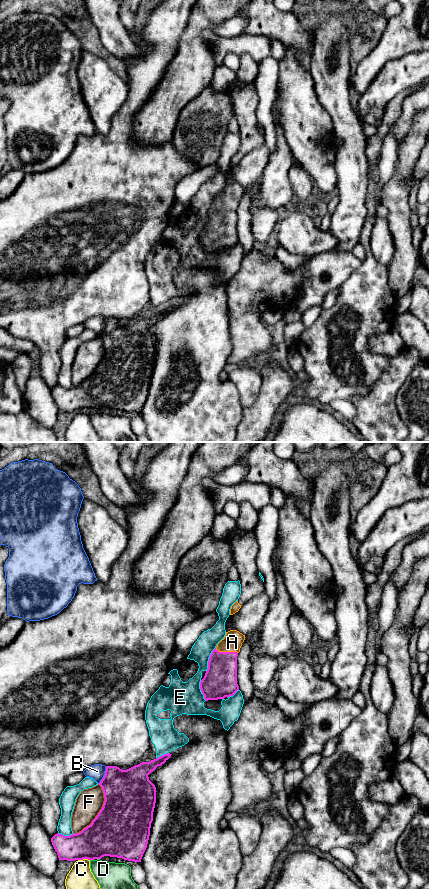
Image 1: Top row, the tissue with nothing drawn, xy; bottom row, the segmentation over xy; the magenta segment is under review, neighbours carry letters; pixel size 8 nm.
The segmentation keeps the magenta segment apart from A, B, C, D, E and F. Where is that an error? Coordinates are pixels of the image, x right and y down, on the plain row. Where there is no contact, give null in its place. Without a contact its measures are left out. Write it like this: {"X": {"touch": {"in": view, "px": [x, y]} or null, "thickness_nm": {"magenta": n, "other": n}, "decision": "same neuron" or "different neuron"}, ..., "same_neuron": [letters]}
{"A": {"touch": {"in": "xy", "px": [226, 204]}, "thickness_nm": {"magenta": 260, "other": 160}, "decision": "same neuron"}, "B": {"touch": {"in": "xy", "px": [104, 327]}, "thickness_nm": {"magenta": 380, "other": 130}, "decision": "different neuron"}, "C": {"touch": {"in": "xy", "px": [83, 410]}, "thickness_nm": {"magenta": 300, "other": 260}, "decision": "different neuron"}, "D": {"touch": {"in": "xy", "px": [92, 411]}, "thickness_nm": {"magenta": 360, "other": 260}, "decision": "different neuron"}, "E": {"touch": {"in": "xy", "px": [209, 210]}, "thickness_nm": {"magenta": 260, "other": 160}, "decision": "different neuron"}, "F": {"touch": {"in": "xy", "px": [99, 364]}, "thickness_nm": {"magenta": 460, "other": 220}, "decision": "different neuron"}, "same_neuron": ["A"]}

